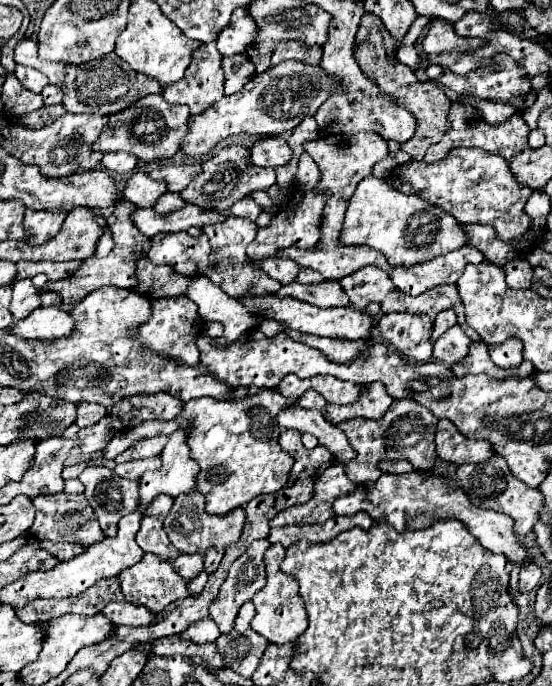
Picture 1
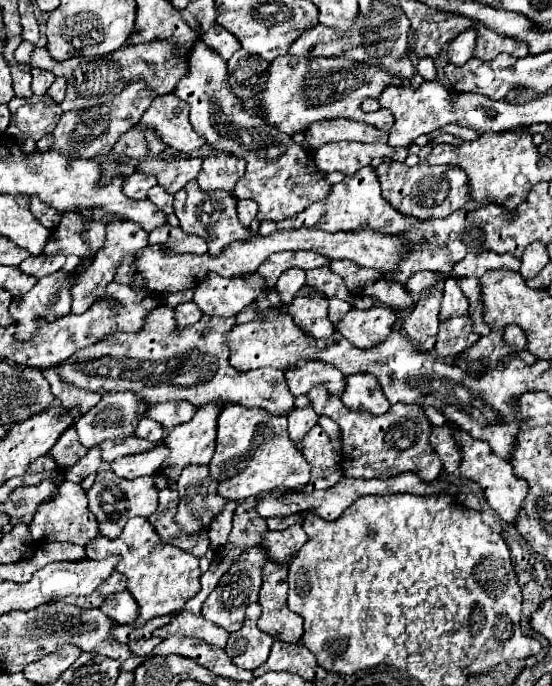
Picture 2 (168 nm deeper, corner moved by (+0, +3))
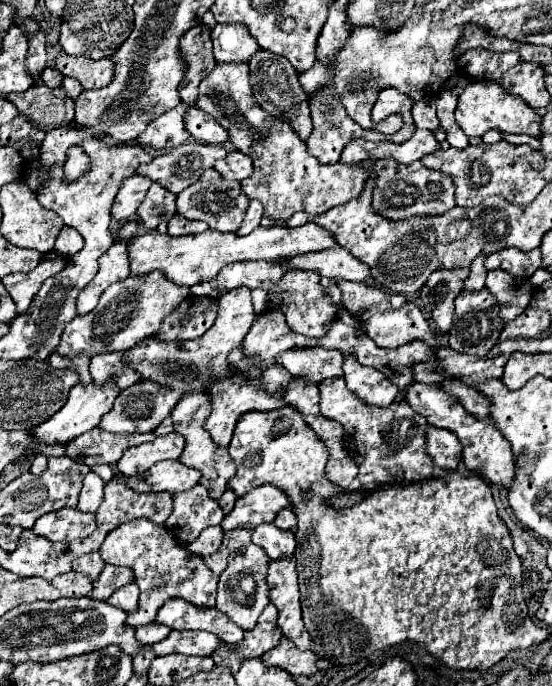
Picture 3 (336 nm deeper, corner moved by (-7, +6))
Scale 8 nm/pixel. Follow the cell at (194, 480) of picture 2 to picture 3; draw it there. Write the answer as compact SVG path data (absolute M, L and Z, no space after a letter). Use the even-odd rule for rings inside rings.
M193 392L193 394L185 394L177 406L173 408L173 424L175 424L175 432L185 436L185 448L181 454L181 462L189 468L199 470L203 476L199 480L199 484L203 484L205 488L209 488L209 496L213 496L213 500L219 500L223 496L223 492L227 490L227 482L233 478L235 474L235 464L229 458L227 448L217 446L211 436L203 430L203 422L205 418L211 414L211 402L209 396L205 392Z

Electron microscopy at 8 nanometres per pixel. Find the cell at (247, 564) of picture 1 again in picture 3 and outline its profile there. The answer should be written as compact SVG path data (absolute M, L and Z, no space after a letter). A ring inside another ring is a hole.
M249 544L229 558L229 566L225 568L225 572L219 578L217 604L215 606L223 614L227 614L243 630L251 630L257 624L257 618L263 612L263 608L269 604L269 586L267 586L267 580L265 580L267 566L269 566L269 556L259 546ZM247 578L251 578L255 582L255 590L245 590Z

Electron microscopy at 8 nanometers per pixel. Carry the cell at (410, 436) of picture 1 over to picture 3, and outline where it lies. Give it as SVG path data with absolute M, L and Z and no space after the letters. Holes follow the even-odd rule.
M329 378L319 384L321 414L343 424L345 446L359 466L359 482L367 488L387 484L425 484L433 480L433 460L425 452L425 428L429 422L413 412L407 402L393 402L387 408L369 406L347 390L343 378Z

